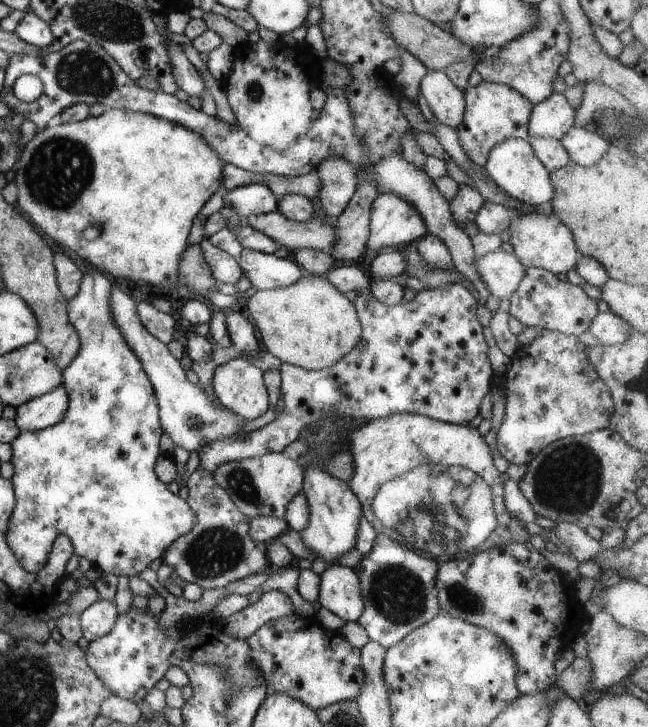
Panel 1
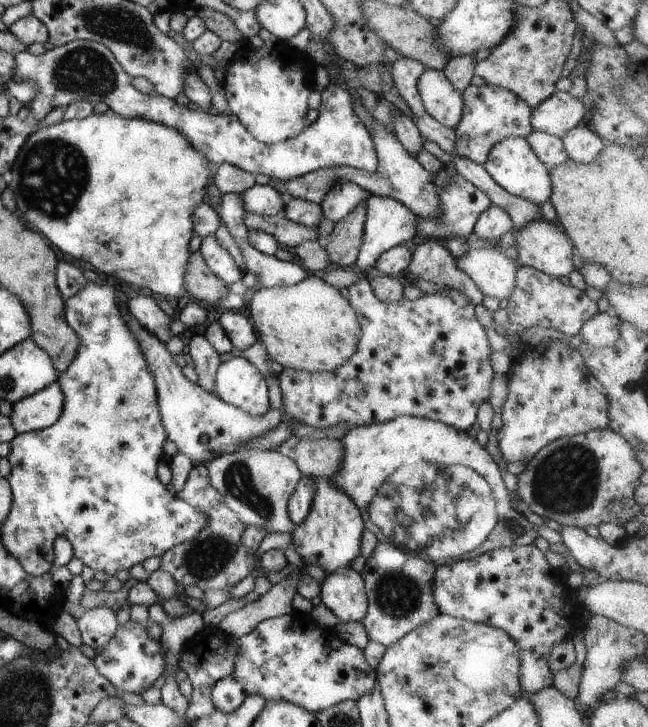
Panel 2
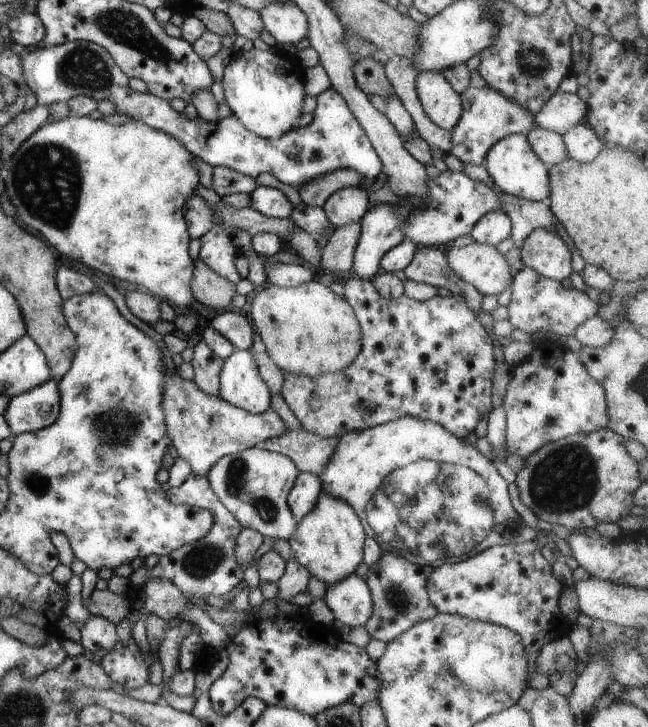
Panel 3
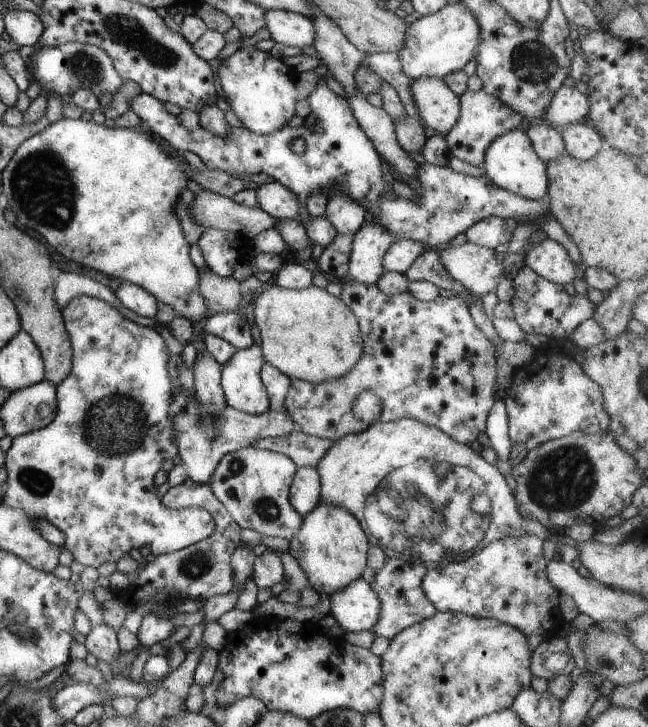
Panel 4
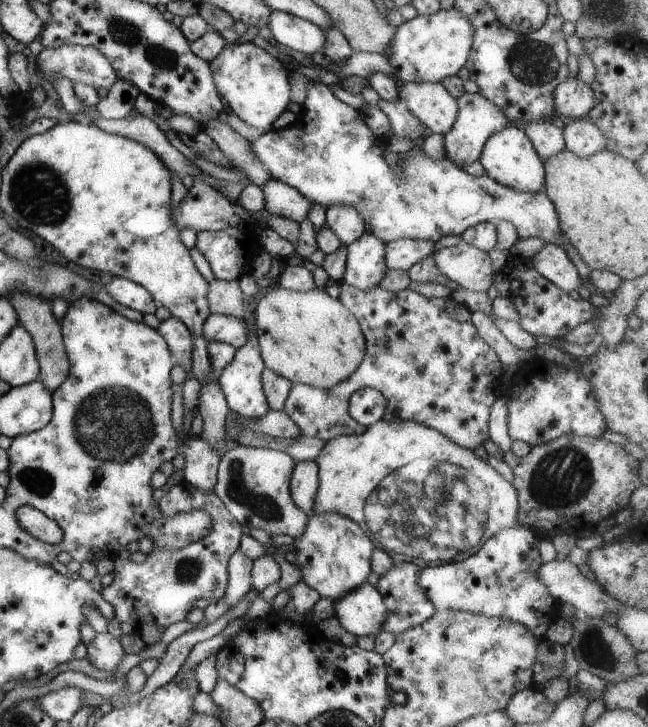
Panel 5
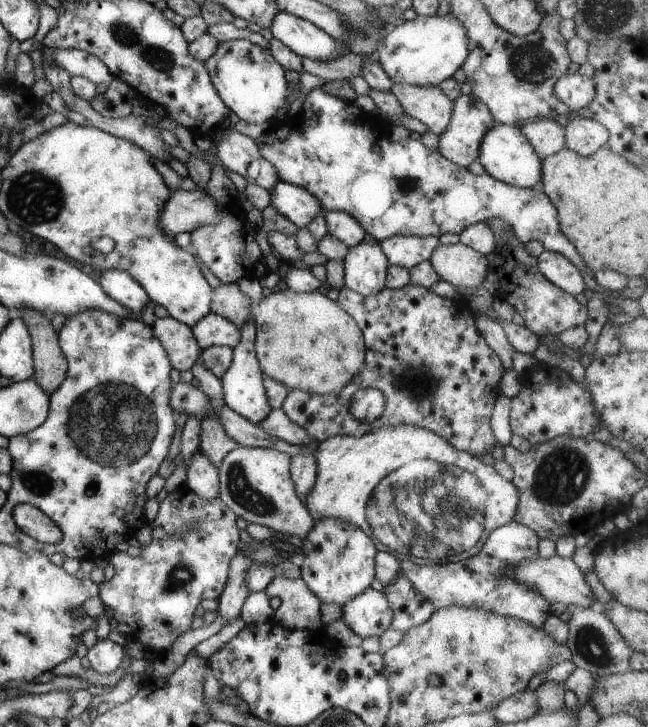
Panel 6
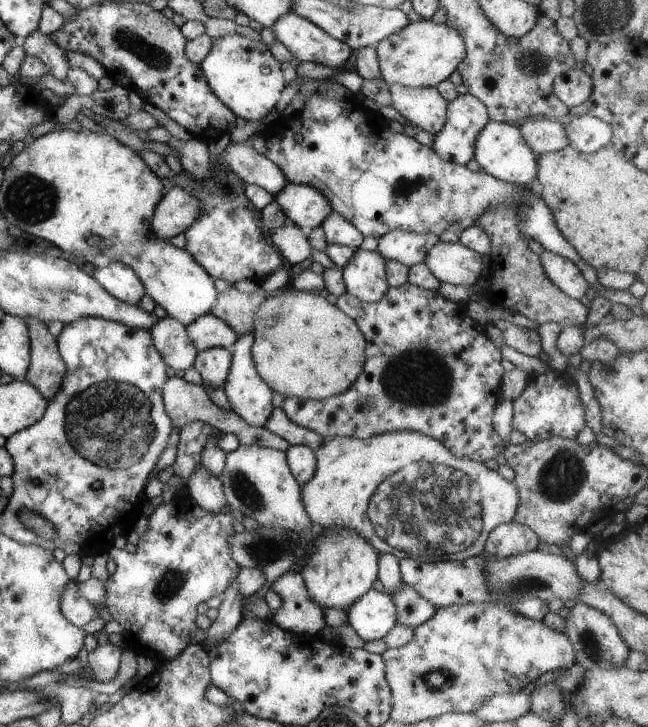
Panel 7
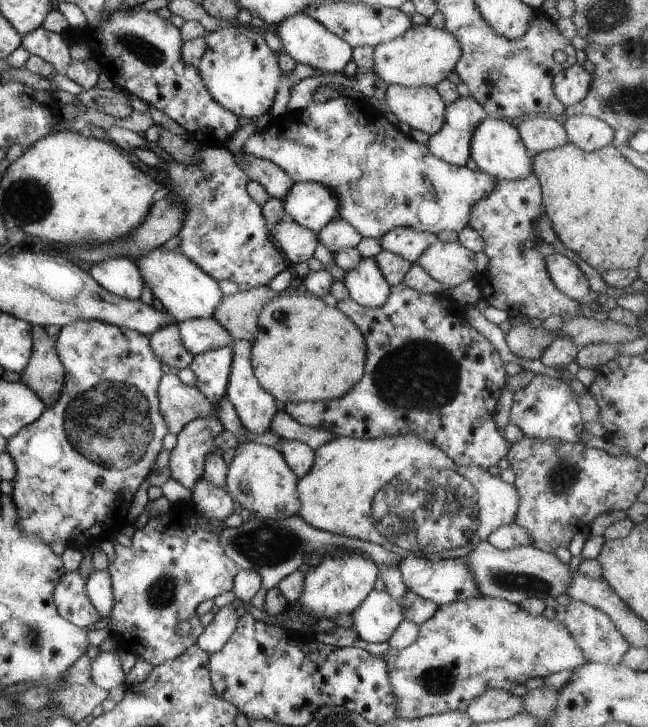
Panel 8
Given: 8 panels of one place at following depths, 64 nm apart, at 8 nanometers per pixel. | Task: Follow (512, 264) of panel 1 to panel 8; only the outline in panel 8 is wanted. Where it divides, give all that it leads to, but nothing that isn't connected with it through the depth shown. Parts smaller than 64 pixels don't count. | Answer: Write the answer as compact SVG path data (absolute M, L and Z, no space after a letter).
M437 240L415 263L447 289L467 280L477 280L475 255L459 241L447 243Z

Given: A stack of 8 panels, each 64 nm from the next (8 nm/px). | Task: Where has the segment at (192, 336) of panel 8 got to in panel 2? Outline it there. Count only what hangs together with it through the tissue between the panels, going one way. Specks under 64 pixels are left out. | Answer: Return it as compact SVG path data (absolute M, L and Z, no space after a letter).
M222 310L218 322L224 328L224 332L226 332L226 336L228 336L230 342L240 352L256 344L254 326L250 324L250 320L244 314L240 313L240 310L229 310L227 312Z

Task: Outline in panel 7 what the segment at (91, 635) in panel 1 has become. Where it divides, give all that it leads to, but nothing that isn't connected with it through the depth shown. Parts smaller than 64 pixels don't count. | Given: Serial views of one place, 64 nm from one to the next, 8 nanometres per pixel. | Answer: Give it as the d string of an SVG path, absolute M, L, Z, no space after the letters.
M108 643L98 644L94 651L88 652L89 670L92 670L94 678L99 682L110 682L114 680L120 668L120 656L122 649Z

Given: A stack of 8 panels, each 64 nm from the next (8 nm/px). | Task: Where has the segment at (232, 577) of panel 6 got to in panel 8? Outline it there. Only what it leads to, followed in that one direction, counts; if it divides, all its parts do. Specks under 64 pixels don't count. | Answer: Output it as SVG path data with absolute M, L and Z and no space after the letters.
M234 603L220 607L214 619L198 637L197 645L209 655L218 652L236 630L240 613L240 610L234 608Z

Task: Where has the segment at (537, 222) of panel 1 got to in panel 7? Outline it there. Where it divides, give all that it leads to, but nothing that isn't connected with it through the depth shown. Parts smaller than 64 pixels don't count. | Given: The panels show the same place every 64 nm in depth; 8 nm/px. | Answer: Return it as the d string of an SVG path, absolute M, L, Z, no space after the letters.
M544 251L539 257L546 276L564 294L576 300L587 294L589 284L572 260L550 251Z

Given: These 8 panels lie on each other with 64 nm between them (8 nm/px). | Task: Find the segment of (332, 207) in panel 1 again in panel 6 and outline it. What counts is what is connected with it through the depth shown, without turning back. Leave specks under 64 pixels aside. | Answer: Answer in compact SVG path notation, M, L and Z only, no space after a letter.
M340 210L325 211L324 217L328 234L346 244L348 248L352 248L352 246L356 246L358 242L364 240L364 236L366 236L364 228L348 212L340 212Z

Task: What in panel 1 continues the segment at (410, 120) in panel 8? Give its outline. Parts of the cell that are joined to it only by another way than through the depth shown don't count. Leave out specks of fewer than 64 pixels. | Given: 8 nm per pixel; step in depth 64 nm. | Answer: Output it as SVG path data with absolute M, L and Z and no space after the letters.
M430 71L419 84L422 98L426 100L436 120L444 126L457 128L465 111L464 91L448 78L445 71Z

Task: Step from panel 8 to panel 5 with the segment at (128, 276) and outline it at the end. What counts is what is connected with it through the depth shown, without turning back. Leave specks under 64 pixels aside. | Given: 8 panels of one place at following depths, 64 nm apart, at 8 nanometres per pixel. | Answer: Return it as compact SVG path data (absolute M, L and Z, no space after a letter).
M114 275L104 288L114 296L116 302L120 302L126 308L136 310L141 314L156 314L158 305L155 303L152 294L143 286Z

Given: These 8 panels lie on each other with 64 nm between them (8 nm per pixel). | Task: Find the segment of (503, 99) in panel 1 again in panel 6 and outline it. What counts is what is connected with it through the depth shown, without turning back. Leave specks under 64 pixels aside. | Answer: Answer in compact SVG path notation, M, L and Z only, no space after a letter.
M461 94L454 102L452 120L438 140L438 152L461 167L466 167L480 154L480 142L486 132L498 124L492 112L479 98Z

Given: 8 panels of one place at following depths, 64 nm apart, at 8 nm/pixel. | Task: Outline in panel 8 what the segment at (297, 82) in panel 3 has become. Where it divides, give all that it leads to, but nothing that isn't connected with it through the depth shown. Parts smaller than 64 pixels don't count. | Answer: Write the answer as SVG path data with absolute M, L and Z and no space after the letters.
M236 23L234 26L220 26L203 36L208 48L197 69L212 98L238 118L267 121L283 72L278 65L278 55L264 40L262 30L252 30L250 25Z

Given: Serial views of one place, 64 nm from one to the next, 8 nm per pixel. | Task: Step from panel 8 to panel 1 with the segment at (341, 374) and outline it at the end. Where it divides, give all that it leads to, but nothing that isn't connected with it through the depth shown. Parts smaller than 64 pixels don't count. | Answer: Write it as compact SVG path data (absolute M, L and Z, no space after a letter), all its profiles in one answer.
M305 274L290 286L257 290L248 300L250 316L266 350L282 363L320 371L340 362L361 334L361 322L352 302L325 276Z

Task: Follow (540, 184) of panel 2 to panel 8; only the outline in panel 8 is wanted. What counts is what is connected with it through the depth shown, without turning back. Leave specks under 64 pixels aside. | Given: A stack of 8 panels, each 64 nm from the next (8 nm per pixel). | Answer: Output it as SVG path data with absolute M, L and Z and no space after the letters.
M486 117L476 126L470 142L472 160L480 171L498 180L524 180L532 171L532 156L529 156L515 123Z

